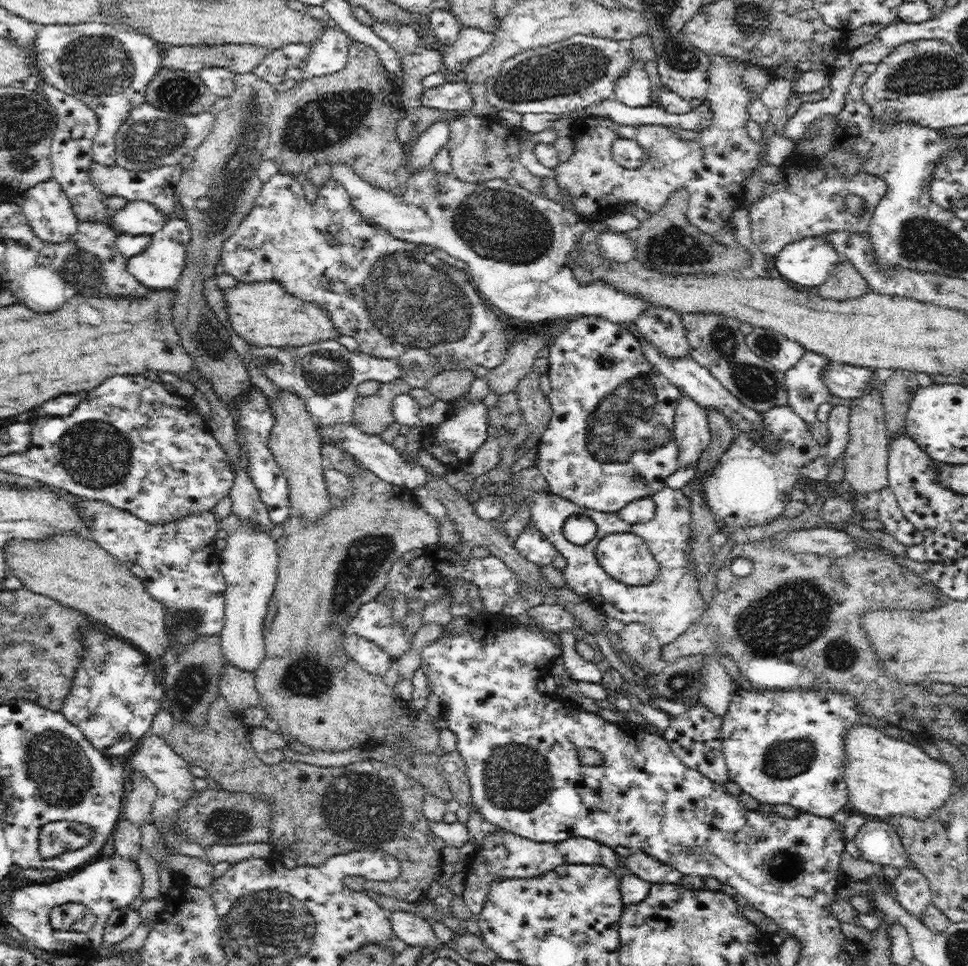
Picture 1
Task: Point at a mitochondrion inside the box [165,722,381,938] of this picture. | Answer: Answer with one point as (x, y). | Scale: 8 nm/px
(239, 824)

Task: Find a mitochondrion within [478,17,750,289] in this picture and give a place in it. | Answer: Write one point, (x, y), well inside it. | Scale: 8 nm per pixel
(573, 68)

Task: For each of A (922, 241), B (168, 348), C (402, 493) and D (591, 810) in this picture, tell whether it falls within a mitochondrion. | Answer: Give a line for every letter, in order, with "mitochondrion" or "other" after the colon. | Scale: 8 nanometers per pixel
A: mitochondrion
B: other
C: other
D: other

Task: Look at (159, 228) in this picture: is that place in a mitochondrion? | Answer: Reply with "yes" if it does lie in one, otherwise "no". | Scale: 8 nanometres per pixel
no

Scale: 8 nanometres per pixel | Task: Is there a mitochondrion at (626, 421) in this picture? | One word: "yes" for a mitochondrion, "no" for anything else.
yes

